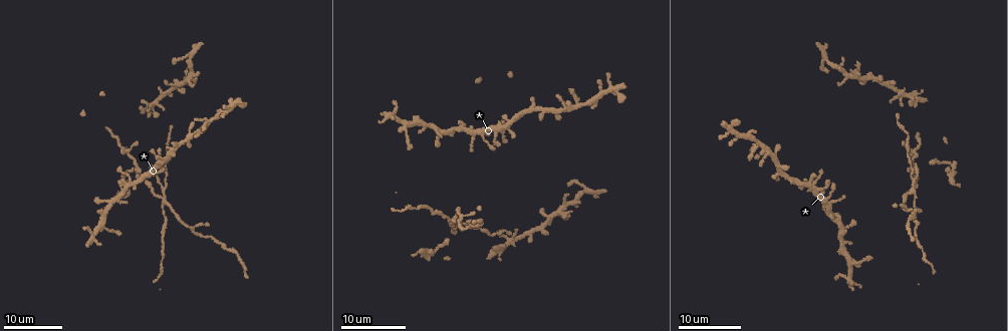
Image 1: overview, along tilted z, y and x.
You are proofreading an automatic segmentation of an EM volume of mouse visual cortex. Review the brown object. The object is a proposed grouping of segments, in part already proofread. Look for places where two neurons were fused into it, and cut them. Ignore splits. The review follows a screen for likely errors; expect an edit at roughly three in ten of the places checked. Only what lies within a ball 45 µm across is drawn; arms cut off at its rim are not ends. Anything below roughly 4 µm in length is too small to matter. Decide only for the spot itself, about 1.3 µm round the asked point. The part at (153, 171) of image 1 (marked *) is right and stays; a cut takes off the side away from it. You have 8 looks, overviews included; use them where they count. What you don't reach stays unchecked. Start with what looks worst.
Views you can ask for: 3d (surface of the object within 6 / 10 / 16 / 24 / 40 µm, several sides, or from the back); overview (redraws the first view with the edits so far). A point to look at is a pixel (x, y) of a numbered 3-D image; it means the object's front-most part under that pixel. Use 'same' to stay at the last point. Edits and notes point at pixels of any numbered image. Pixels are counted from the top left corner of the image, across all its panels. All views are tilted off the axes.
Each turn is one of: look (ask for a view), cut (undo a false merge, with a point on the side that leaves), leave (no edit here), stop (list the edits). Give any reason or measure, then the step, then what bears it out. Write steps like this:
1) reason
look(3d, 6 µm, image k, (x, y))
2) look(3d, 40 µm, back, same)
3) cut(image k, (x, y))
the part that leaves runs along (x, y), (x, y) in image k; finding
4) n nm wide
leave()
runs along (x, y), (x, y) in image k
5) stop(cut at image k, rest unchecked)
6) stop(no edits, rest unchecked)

four arms meet
look(3d, 16 µm, image 1, (456, 216))

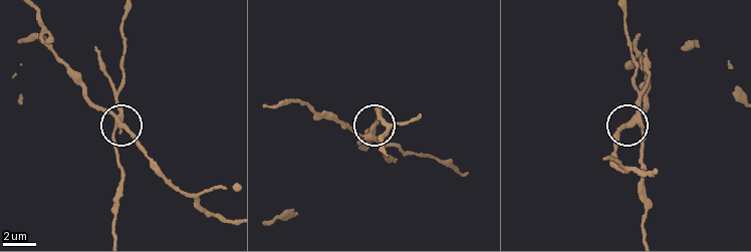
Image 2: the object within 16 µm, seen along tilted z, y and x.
zoom in
look(3d, 10 µm, image 2, (631, 122))

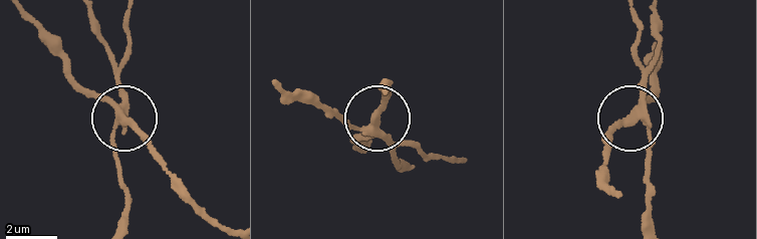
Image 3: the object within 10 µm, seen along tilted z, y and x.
zoom in
look(3d, 6 µm, image 3, (122, 116))

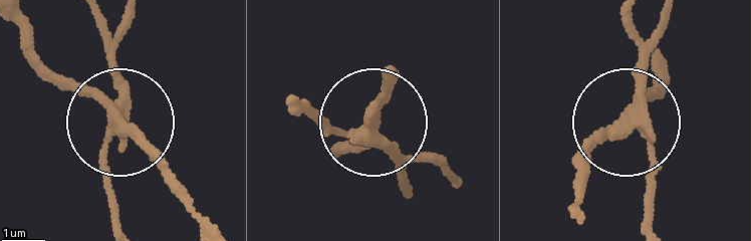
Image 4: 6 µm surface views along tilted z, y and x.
cut(image 4, (106, 57))
the part that leaves runs along (636, 115), (651, 154), (648, 230) in image 4; a second neuron is stuck on

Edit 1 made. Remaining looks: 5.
see it whole again
look(overview)

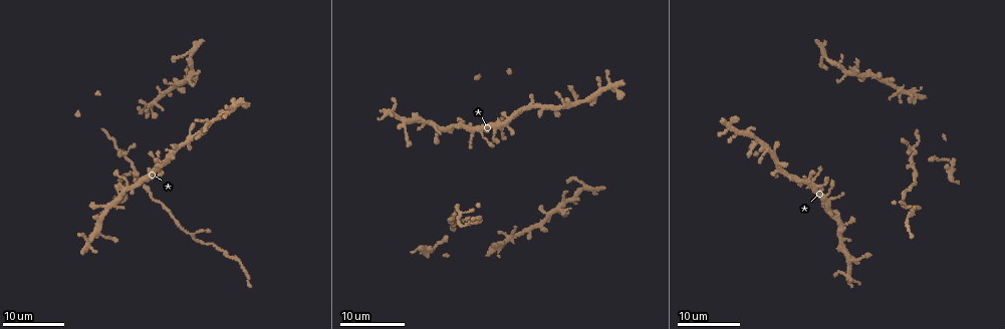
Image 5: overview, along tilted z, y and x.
four or more arms meet
look(3d, 24 µm, image 5, (124, 153))

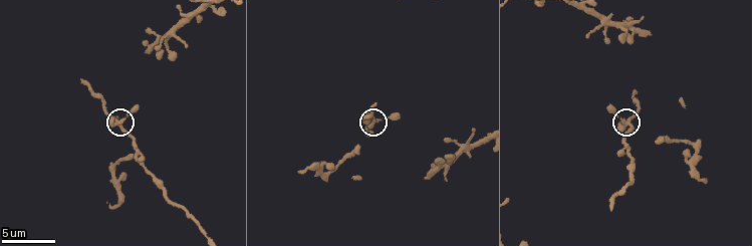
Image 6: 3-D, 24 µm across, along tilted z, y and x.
look(3d, 6 µm, image 6, (120, 123))

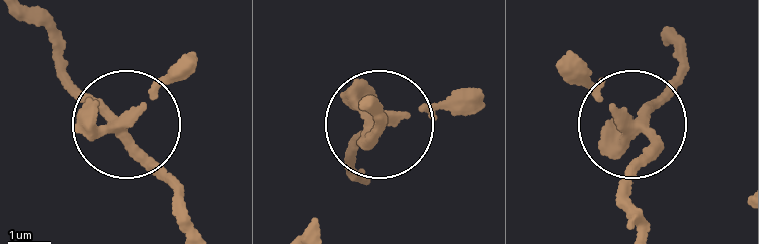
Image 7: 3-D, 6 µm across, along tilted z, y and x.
look(3d, 6 µm, back, image 7, (127, 119))

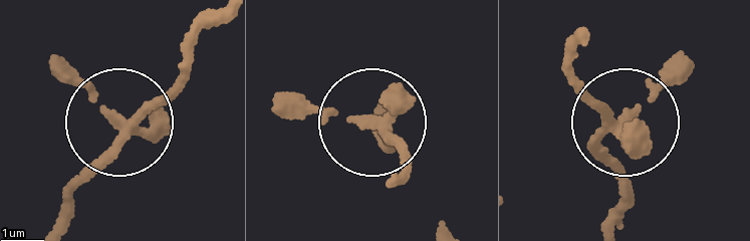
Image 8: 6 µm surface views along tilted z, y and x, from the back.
210 nm wide
leave()
one neuron here

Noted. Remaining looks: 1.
stop(cut at image 4, rest unchecked)

